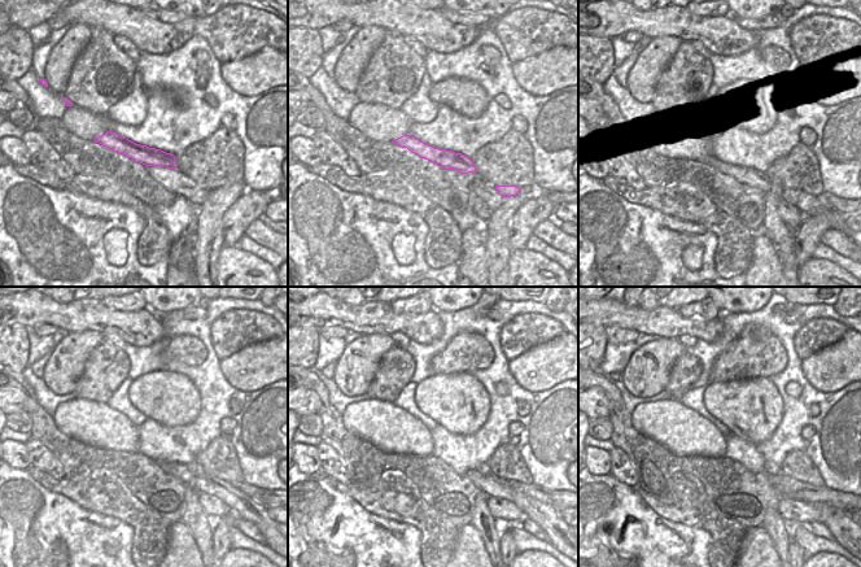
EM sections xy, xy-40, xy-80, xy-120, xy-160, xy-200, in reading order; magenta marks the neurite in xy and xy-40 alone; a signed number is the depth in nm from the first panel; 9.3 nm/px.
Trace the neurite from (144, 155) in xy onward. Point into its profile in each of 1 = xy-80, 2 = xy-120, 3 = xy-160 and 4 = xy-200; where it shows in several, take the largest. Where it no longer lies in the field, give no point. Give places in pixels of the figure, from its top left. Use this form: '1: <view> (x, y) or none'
1: xy-80 (750, 177)
2: xy-120 (244, 507)
3: xy-160 (546, 517)
4: xy-200 (840, 524)

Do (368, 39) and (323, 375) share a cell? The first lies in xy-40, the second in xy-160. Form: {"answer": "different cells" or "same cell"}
{"answer": "different cells"}

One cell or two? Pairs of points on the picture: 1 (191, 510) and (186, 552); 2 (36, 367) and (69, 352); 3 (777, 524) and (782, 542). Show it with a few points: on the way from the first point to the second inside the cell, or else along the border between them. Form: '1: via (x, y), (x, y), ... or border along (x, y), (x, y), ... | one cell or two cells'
1: border along (180, 519), (189, 530), (200, 553) | two cells
2: border along (53, 349), (43, 374), (43, 383), (52, 392) | two cells
3: via (777, 528), (781, 539) | one cell

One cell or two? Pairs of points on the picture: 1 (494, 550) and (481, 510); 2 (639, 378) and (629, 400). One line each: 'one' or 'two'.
1: one
2: two

